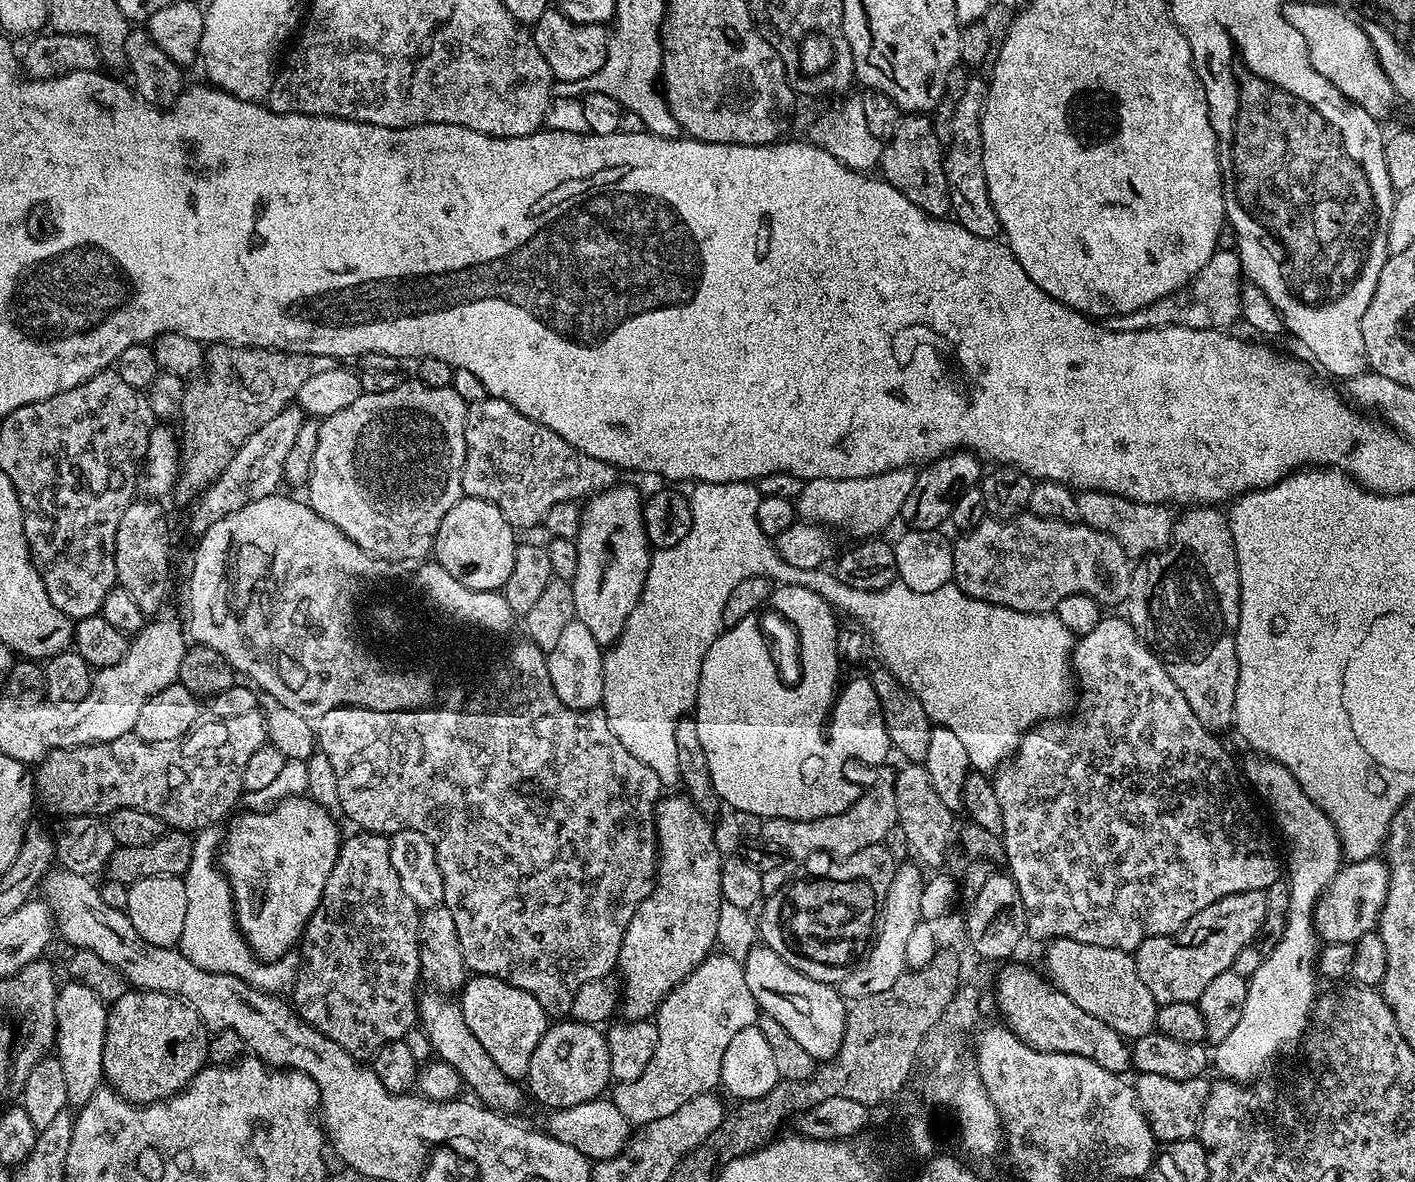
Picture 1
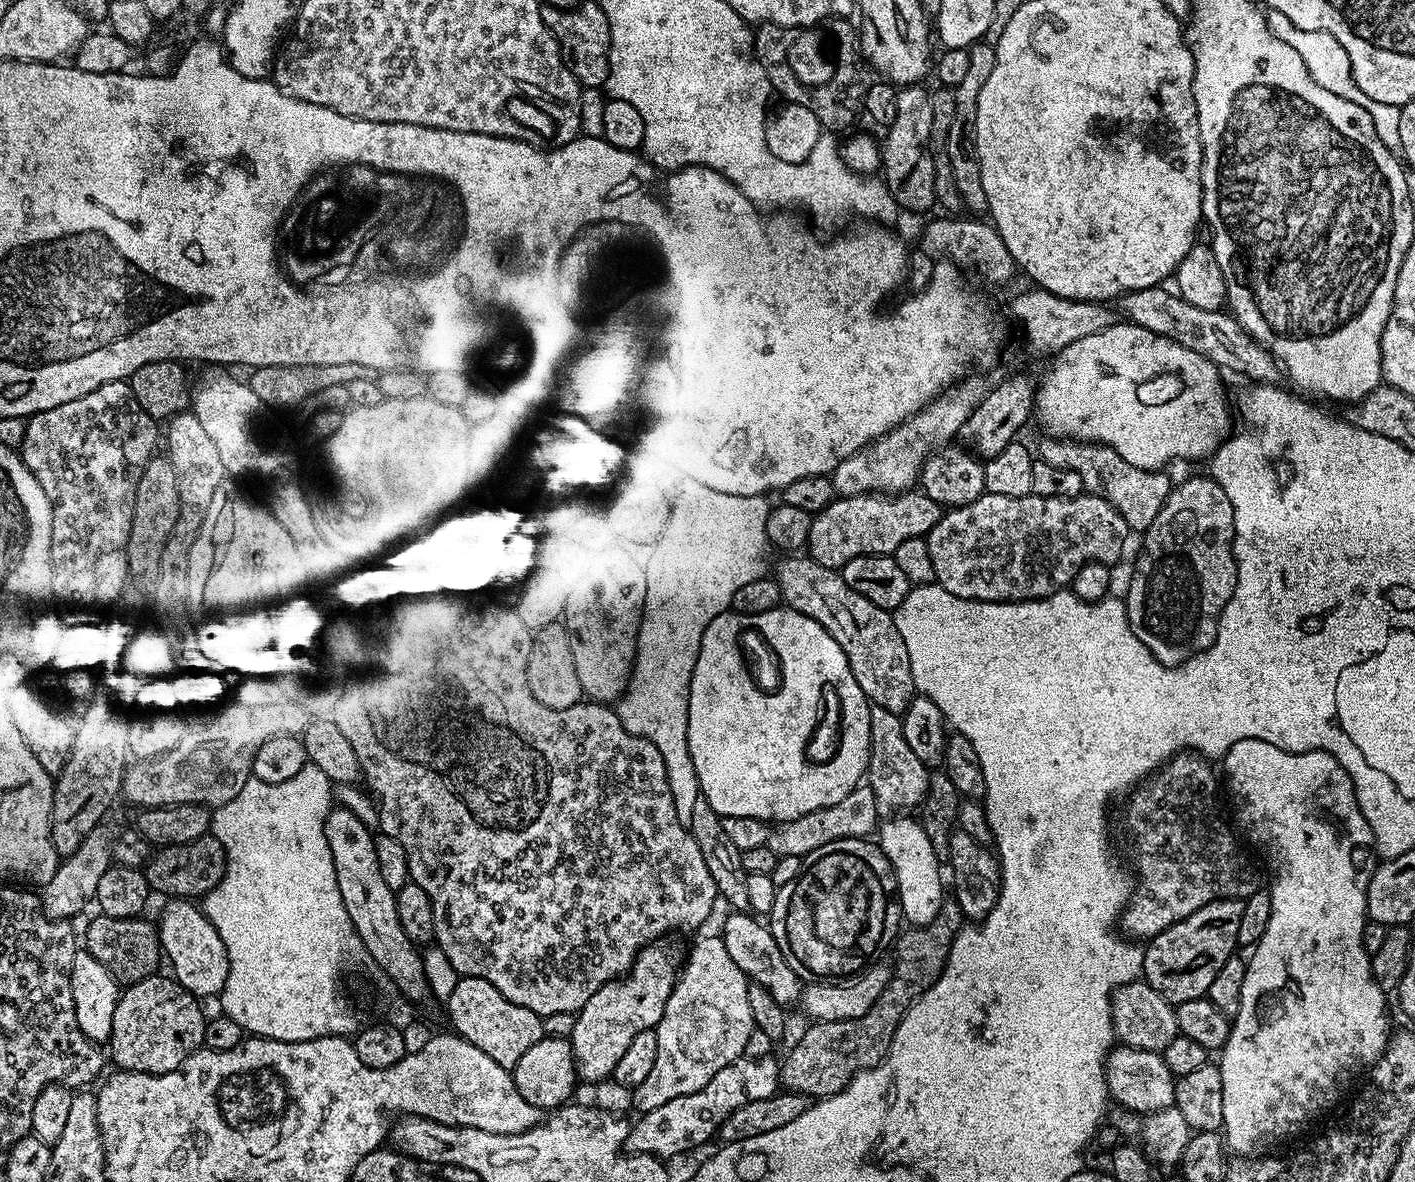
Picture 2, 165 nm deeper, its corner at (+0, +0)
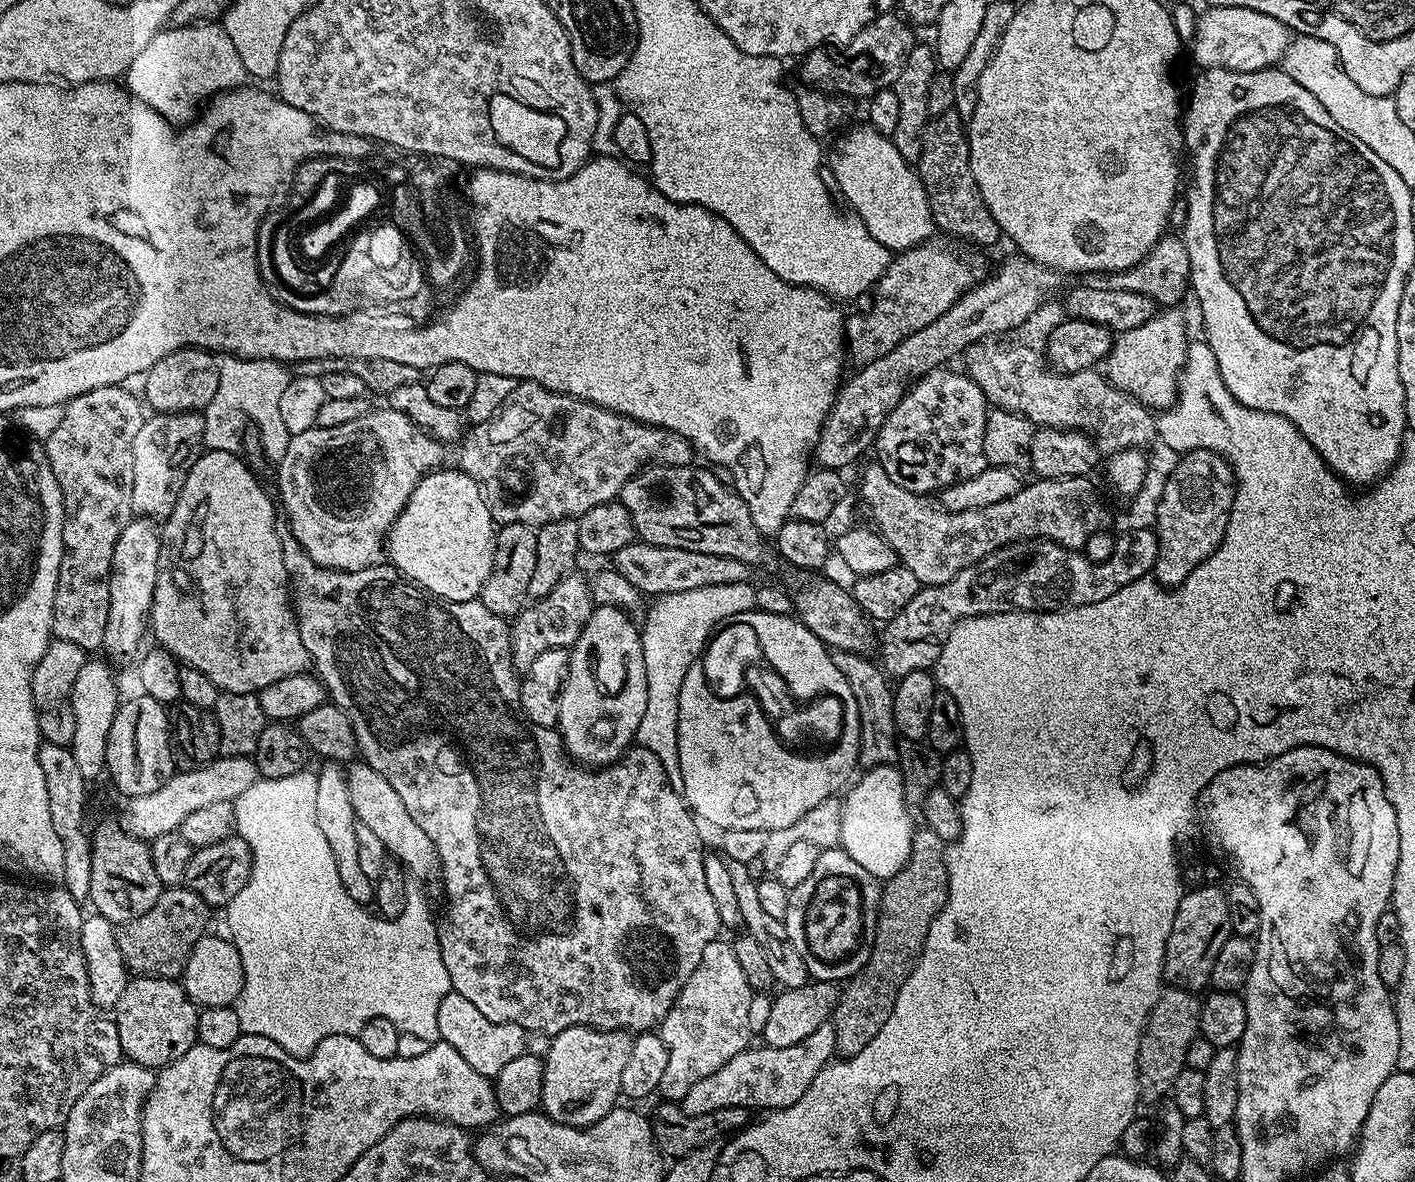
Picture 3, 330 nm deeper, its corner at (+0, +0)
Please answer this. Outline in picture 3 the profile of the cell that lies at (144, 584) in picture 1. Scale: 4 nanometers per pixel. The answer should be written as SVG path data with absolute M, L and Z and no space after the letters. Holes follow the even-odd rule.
M157 412L144 419L134 438L132 510L137 517L163 522L174 510L194 462L205 451L203 420L200 412Z

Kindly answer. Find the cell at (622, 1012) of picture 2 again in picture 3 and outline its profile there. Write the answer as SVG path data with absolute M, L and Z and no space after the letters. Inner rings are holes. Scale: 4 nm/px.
M570 1026L550 1042L550 1054L542 1057L542 1098L540 1108L554 1122L589 1128L617 1107L622 1093L622 1069L630 1058L633 1033L623 1030L602 1032L598 1028Z

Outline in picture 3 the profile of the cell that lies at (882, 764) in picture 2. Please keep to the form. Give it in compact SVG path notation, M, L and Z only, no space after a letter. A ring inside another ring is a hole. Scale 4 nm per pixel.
M832 652L832 661L838 670L842 670L842 678L850 682L850 694L854 694L854 702L858 702L858 722L860 723L860 759L859 763L865 769L876 768L879 764L892 764L896 760L898 733L894 722L894 691L893 685L886 679L886 673L875 659L867 660L867 655L859 652Z

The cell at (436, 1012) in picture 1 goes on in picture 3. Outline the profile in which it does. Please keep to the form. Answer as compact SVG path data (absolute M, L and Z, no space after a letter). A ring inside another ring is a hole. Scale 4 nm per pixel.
M324 762L321 765L316 772L318 795L314 801L314 814L318 818L318 827L322 830L326 842L330 842L338 878L342 878L342 886L346 886L346 894L350 894L350 898L354 898L354 902L365 906L371 905L374 900L374 882L370 878L366 878L362 865L358 863L356 834L358 821L354 814L354 806L350 806L347 771L336 762Z

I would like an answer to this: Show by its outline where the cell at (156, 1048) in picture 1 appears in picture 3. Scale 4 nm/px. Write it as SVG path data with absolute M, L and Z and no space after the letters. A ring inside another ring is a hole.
M136 976L129 979L126 990L122 990L122 998L118 998L116 1003L114 1019L120 1039L121 1053L136 1064L153 1070L173 1064L175 1060L186 1054L186 1050L190 1050L198 1043L196 1039L197 1005L184 992L184 986L176 980L163 980L160 976Z

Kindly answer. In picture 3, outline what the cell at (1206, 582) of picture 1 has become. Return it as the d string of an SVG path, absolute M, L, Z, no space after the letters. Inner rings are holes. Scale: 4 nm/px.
M1194 450L1181 455L1177 469L1170 474L1158 502L1154 531L1158 538L1158 558L1154 579L1175 586L1187 578L1222 542L1232 503L1236 497L1236 475L1228 461L1210 450Z

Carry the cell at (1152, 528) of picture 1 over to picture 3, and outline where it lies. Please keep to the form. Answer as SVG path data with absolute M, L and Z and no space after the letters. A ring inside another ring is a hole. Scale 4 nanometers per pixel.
M983 343L972 345L966 353L968 368L966 374L982 390L992 408L1005 408L1027 418L1034 426L1046 428L1070 428L1073 432L1083 432L1093 437L1101 449L1143 449L1157 439L1156 416L1145 408L1139 400L1133 399L1118 386L1114 386L1107 375L1087 368L1077 372L1058 372L1046 363L1032 348L1024 344L996 344L993 348L984 348Z

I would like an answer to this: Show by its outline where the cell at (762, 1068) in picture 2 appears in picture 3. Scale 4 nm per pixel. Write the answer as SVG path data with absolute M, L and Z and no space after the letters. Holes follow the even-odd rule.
M827 1023L818 1026L814 1034L802 1038L802 1042L794 1046L759 1047L745 1048L734 1054L734 1058L730 1058L730 1062L726 1062L722 1070L714 1070L714 1074L694 1082L682 1101L684 1112L697 1116L723 1108L752 1110L756 1107L775 1110L794 1106L794 1102L798 1102L798 1098L802 1098L802 1094L810 1090L810 1082L814 1082L814 1078L818 1078L821 1070L837 1055L836 1029L831 1023Z

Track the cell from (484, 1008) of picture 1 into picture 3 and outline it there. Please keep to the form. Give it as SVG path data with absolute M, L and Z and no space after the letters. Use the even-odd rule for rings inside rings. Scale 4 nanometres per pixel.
M454 991L448 992L442 998L442 1006L438 1006L438 1034L443 1043L454 1046L466 1058L471 1068L489 1078L495 1078L513 1058L525 1055L526 1032L522 1026L514 1022L490 1022L467 998Z

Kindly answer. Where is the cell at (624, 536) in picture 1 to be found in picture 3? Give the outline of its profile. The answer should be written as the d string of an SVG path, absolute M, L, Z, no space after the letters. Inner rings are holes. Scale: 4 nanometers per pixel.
M601 604L593 607L590 618L570 649L568 677L560 690L558 731L564 741L565 753L584 766L614 764L633 743L638 722L646 711L646 662L642 658L640 628L632 625L627 611Z

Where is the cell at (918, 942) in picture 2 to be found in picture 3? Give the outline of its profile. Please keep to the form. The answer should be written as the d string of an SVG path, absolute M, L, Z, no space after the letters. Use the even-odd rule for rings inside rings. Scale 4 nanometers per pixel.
M917 827L912 834L912 853L906 866L902 866L902 870L898 870L898 874L883 881L880 890L880 913L876 915L876 937L872 943L870 958L866 962L866 966L862 966L862 970L843 985L844 992L842 988L836 1001L836 1009L832 1012L831 1023L836 1029L836 1051L841 1057L856 1056L858 1050L870 1046L874 1034L878 1034L878 1030L882 1030L886 1018L890 1018L890 1010L894 1010L898 990L902 986L902 982L906 982L906 978L914 970L914 966L922 954L930 922L937 912L942 910L948 897L948 875L944 865L945 847L946 842L942 838L938 838L938 834L934 834L932 828Z

